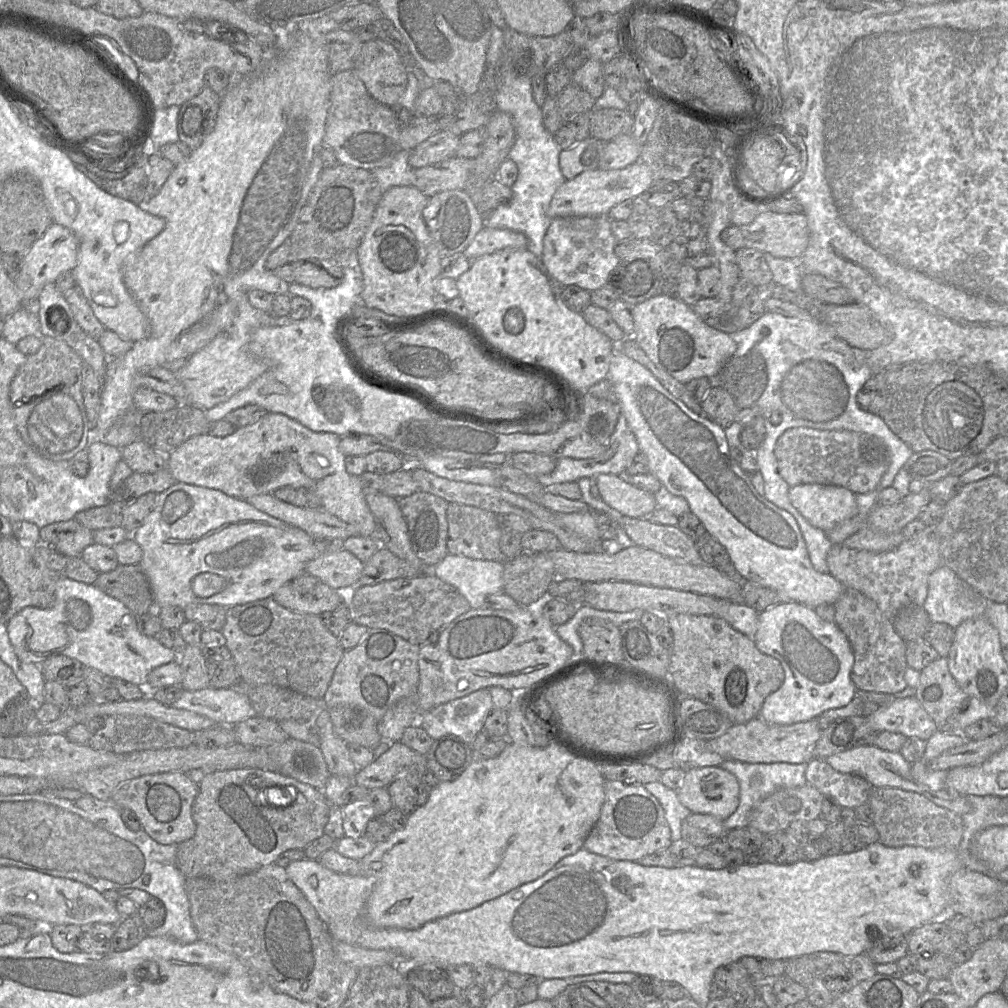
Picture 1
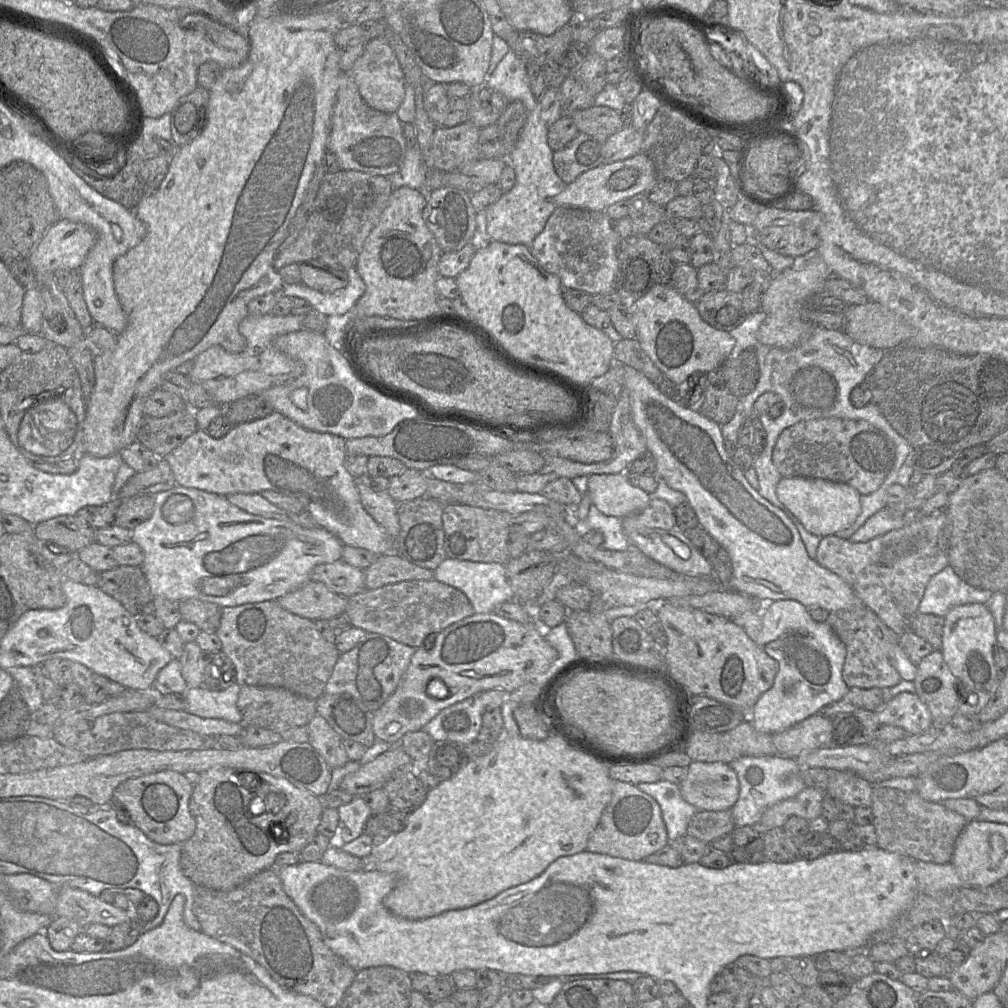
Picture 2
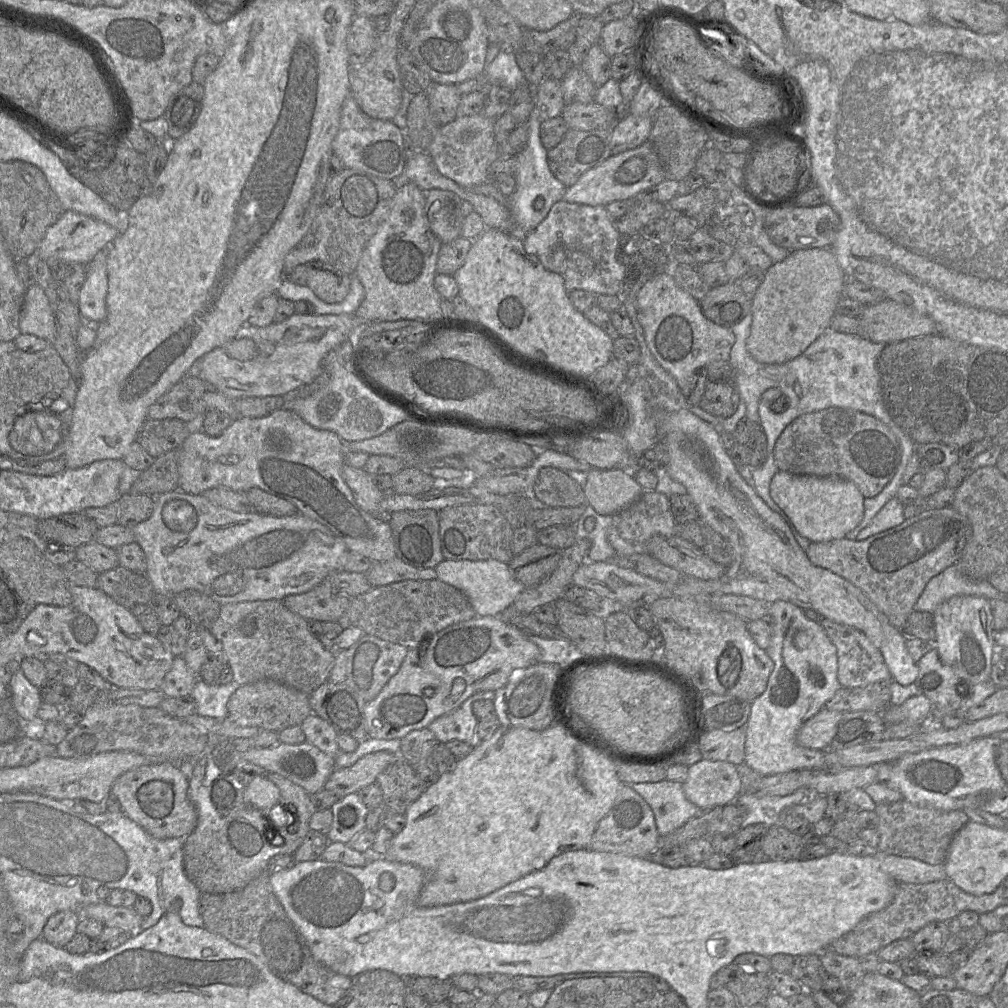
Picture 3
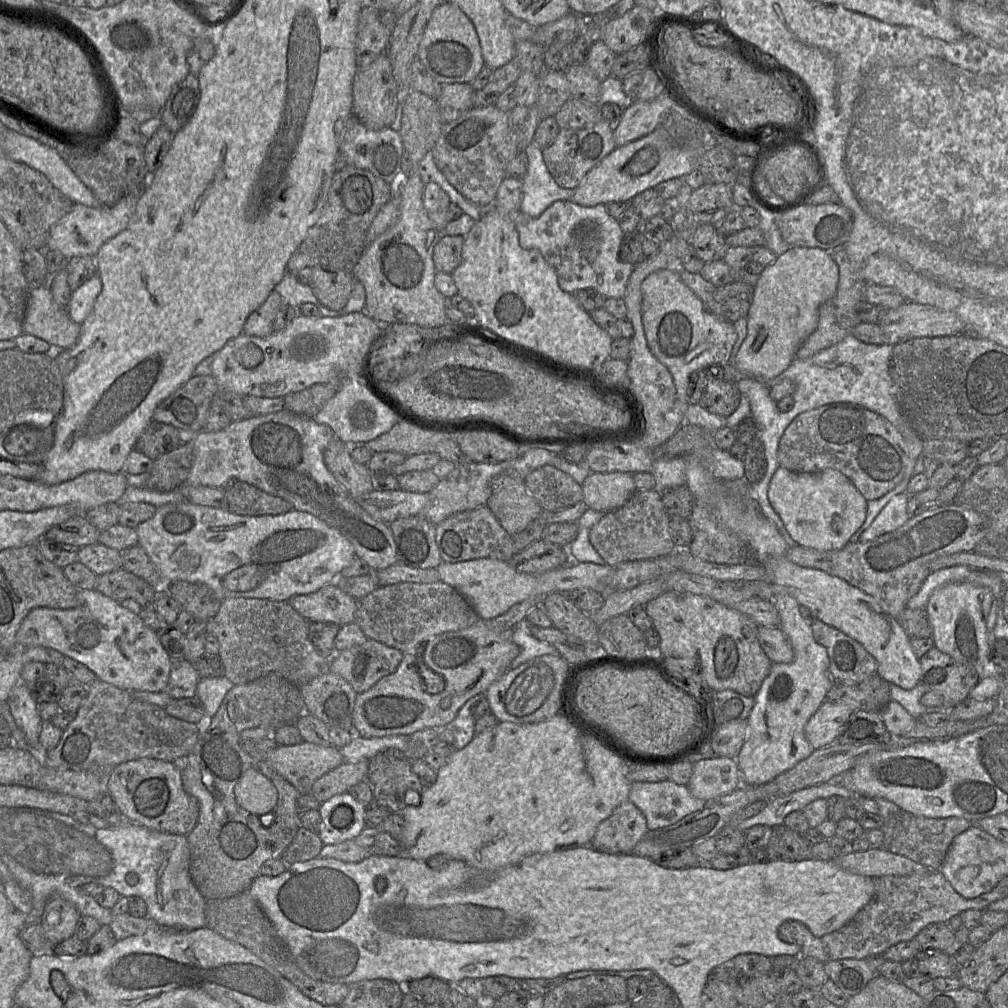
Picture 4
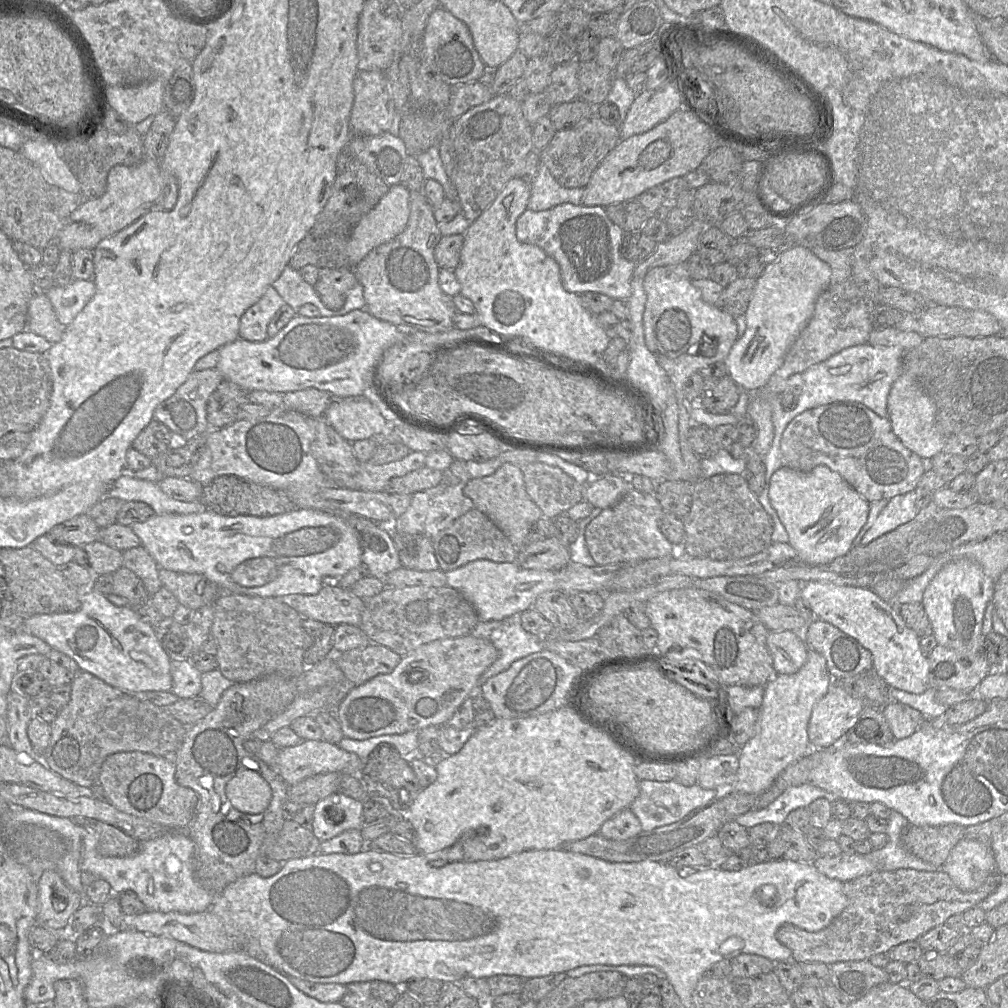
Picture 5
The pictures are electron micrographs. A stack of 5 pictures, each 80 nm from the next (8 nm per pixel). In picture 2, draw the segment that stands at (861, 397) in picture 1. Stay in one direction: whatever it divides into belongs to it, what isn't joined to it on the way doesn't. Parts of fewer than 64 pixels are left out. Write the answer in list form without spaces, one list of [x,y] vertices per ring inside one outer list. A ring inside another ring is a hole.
[[[759,310],[747,315],[739,326],[729,332],[735,339],[729,358],[737,358],[743,351],[754,351],[760,364],[760,377],[755,389],[738,400],[737,410],[741,411],[746,419],[750,418],[753,404],[765,392],[777,394],[783,402],[784,410],[779,417],[770,417],[768,411],[758,417],[766,432],[766,445],[759,455],[754,456],[752,468],[758,477],[758,493],[772,505],[783,510],[790,518],[799,532],[808,556],[815,560],[818,545],[823,537],[808,532],[780,502],[776,494],[776,487],[782,476],[772,462],[772,452],[780,433],[804,420],[822,418],[865,420],[885,432],[895,444],[895,461],[888,473],[892,480],[896,480],[902,464],[913,447],[889,424],[876,403],[870,400],[870,387],[862,388],[869,372],[881,359],[883,349],[858,343],[843,330],[829,330],[821,326],[813,326],[807,340],[794,348],[766,346],[757,340],[757,332],[764,318],[765,314]]]

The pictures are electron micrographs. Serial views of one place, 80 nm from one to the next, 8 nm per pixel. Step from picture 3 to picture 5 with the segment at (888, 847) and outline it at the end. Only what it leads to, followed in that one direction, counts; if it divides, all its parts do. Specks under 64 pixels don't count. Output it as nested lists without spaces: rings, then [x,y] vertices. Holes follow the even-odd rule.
[[[909,824],[902,831],[901,842],[908,852],[941,869],[953,847],[964,838],[964,832],[965,827],[957,824]]]

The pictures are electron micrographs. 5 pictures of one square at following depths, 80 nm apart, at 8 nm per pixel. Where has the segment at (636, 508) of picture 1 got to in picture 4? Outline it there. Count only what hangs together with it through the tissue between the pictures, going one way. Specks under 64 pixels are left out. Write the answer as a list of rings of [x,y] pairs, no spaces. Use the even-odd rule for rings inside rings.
[[[591,472],[582,489],[587,506],[602,513],[623,506],[637,490],[633,475],[625,472]]]

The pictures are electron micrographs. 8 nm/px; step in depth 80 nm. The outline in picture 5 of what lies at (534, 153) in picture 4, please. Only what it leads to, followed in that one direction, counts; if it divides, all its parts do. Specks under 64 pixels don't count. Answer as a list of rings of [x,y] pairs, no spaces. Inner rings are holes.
[[[541,161],[538,175],[530,187],[531,196],[528,209],[532,211],[549,210],[563,203],[582,205],[585,190],[561,186]]]

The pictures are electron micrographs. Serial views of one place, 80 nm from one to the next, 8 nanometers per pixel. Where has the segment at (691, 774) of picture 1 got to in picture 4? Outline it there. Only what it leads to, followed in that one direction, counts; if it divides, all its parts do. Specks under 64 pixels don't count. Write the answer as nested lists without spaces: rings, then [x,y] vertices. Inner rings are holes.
[[[715,756],[693,764],[687,785],[690,793],[708,801],[736,790],[741,785],[741,774],[735,758]]]

